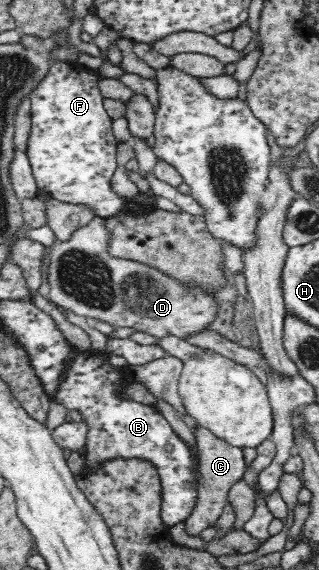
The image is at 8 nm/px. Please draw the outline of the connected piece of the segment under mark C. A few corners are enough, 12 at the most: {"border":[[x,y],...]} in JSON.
{"border":[[195,423],[197,503],[187,533],[200,535],[221,517],[243,478],[245,459]]}

